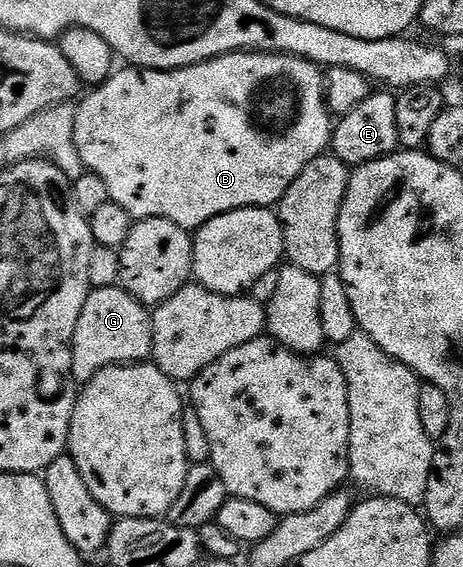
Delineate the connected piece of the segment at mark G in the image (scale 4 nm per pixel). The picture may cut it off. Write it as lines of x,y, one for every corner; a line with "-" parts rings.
119,284
101,289
93,289
86,299
86,307
82,307
82,315
78,315
78,327
74,327
72,340
72,374
78,383
94,379
98,371
111,365
134,365
144,363
152,356
154,331
152,330
152,314
149,306
142,304
134,295
130,295

